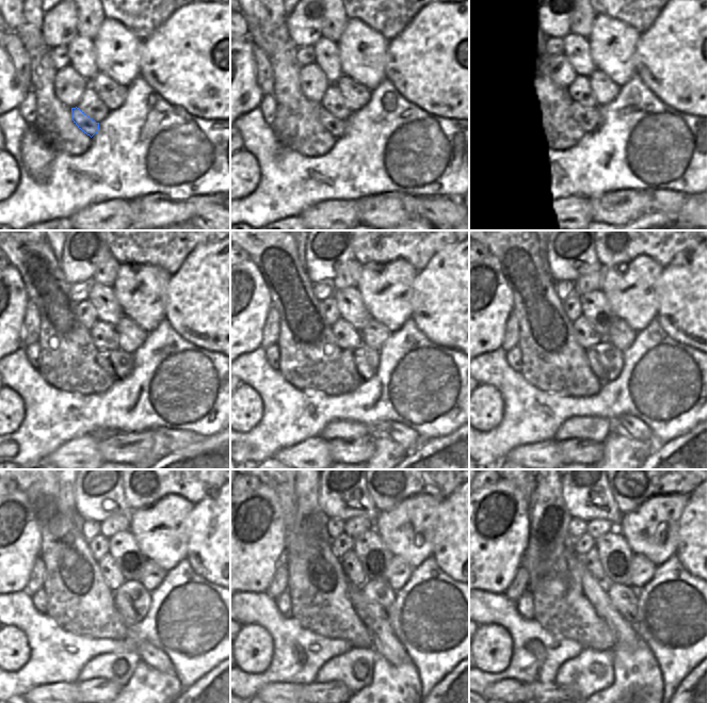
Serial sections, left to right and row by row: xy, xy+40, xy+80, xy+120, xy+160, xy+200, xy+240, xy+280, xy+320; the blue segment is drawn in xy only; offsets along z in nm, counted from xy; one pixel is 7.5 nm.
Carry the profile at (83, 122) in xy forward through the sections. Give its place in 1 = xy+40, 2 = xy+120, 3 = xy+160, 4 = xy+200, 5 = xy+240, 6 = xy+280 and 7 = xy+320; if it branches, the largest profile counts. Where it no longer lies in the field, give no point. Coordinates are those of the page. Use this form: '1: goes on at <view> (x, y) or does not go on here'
1: goes on at xy+40 (335, 126)
2: goes on at xy+120 (116, 362)
3: goes on at xy+160 (363, 362)
4: goes on at xy+200 (606, 361)
5: goes on at xy+240 (131, 600)
6: goes on at xy+280 (380, 596)
7: goes on at xy+320 (622, 597)

